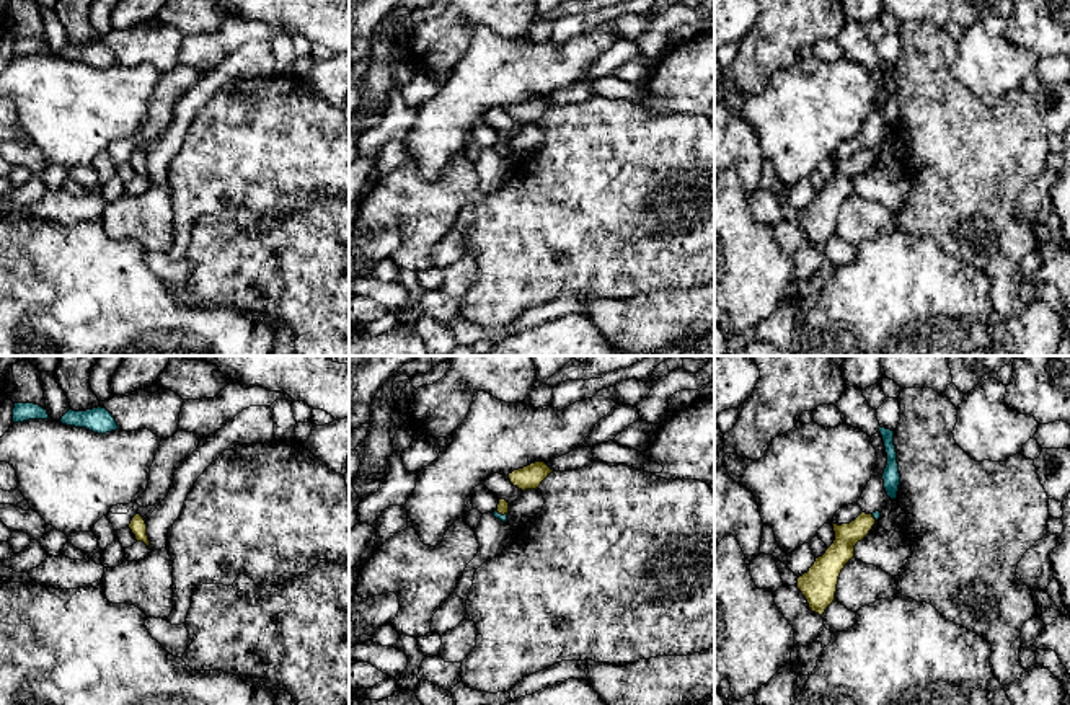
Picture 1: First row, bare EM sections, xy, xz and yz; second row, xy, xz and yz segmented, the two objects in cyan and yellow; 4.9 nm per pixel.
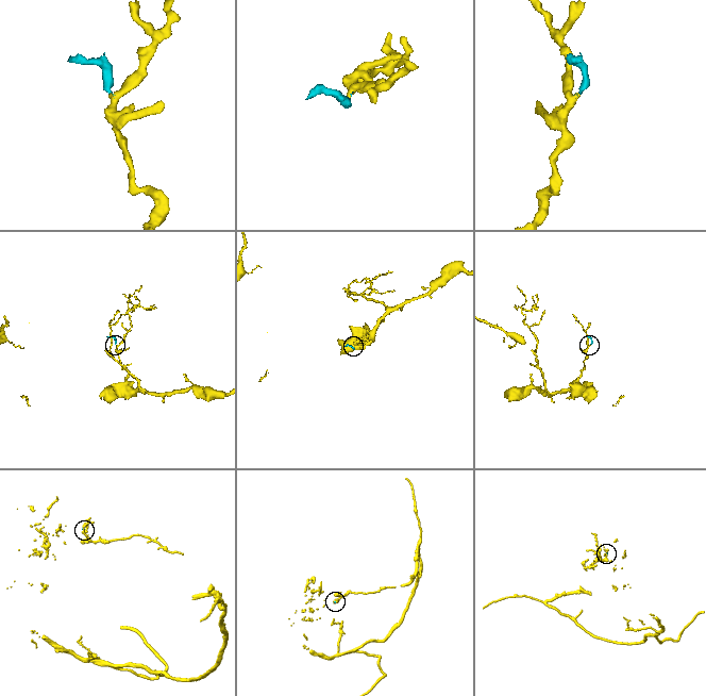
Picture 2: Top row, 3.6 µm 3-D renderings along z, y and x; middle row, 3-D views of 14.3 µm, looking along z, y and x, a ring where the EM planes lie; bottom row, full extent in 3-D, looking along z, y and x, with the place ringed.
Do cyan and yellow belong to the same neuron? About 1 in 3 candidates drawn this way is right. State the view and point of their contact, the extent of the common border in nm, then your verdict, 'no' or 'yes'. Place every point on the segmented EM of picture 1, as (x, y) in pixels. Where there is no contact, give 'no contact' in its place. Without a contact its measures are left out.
xz (501, 514) | 60 nm | yes

